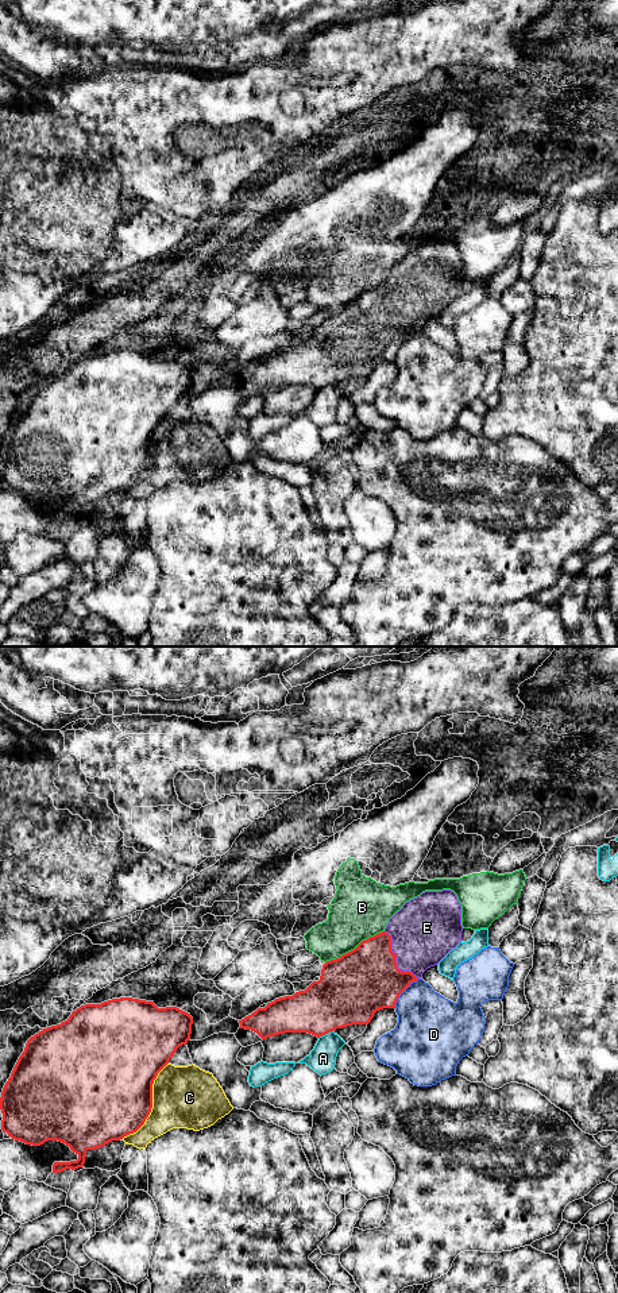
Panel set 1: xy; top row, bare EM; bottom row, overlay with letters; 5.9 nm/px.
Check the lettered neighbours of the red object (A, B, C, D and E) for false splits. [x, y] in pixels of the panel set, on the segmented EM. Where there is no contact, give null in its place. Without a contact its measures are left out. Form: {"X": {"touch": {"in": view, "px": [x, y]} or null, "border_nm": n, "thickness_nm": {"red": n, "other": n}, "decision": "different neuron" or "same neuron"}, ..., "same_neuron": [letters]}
{"A": {"touch": {"in": "xy", "px": [325, 1033]}, "border_nm": 100, "thickness_nm": {"red": 360, "other": 160}, "decision": "different neuron"}, "B": {"touch": {"in": "xy", "px": [355, 948]}, "border_nm": 400, "thickness_nm": {"red": 400, "other": 360}, "decision": "different neuron"}, "C": {"touch": {"in": "xy", "px": [151, 1104]}, "border_nm": 550, "thickness_nm": {"red": 500, "other": 360}, "decision": "different neuron"}, "D": {"touch": {"in": "xy", "px": [402, 991]}, "border_nm": 220, "thickness_nm": {"red": 400, "other": 360}, "decision": "different neuron"}, "E": {"touch": {"in": "xy", "px": [394, 958]}, "border_nm": 360, "thickness_nm": {"red": 400, "other": 380}, "decision": "same neuron"}, "same_neuron": ["E"]}

